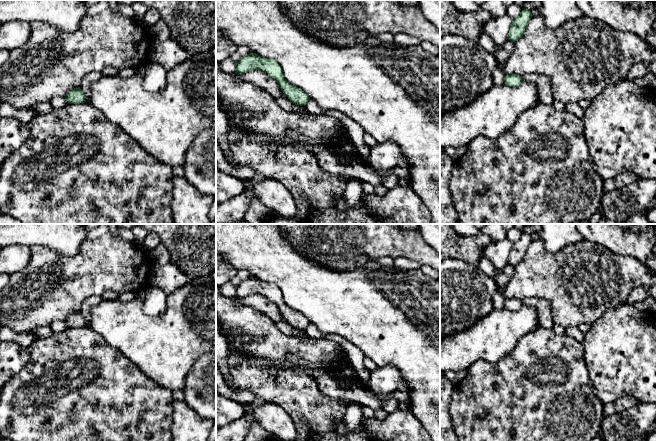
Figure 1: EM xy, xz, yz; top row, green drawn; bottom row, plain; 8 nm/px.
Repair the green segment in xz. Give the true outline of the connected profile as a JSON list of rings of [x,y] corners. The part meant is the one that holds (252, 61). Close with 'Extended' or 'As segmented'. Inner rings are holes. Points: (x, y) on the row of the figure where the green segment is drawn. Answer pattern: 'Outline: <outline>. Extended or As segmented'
Outline: [[[250,53],[243,56],[236,63],[236,74],[242,75],[249,71],[258,70],[264,71],[272,77],[280,86],[282,92],[295,105],[305,106],[310,97],[302,89],[290,84],[283,76],[281,66],[273,59],[259,56],[256,53]]]. As segmented

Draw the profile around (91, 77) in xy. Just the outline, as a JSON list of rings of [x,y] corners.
[[[90,72],[85,75],[81,82],[81,89],[85,95],[86,102],[89,100],[89,86],[92,82],[98,81],[102,77],[101,72]]]

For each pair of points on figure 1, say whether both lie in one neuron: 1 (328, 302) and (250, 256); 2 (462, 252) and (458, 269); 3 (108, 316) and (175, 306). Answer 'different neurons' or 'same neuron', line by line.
1: same neuron
2: different neurons
3: same neuron

